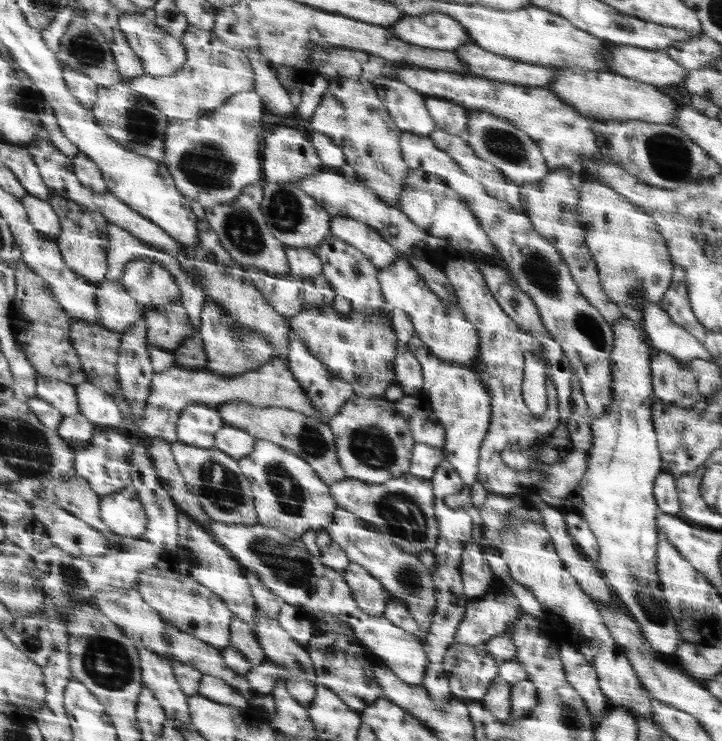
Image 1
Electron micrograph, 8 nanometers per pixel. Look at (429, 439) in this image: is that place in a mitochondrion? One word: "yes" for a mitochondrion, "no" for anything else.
no

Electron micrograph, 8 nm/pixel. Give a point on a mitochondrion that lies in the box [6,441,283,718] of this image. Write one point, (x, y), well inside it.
(107, 662)

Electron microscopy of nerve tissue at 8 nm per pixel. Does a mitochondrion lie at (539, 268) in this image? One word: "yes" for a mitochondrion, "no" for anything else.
yes

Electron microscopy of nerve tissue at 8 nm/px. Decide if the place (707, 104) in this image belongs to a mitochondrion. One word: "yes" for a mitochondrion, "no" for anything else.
no

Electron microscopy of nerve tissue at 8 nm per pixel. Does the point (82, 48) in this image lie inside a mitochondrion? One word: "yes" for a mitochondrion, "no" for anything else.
yes

